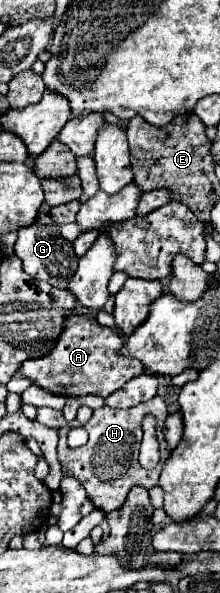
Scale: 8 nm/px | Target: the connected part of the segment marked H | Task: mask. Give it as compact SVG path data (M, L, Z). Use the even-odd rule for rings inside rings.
M155 396L153 400L133 406L129 410L115 410L109 406L97 408L91 416L91 420L83 426L89 432L89 442L87 446L75 448L71 450L67 446L67 430L71 428L71 424L67 424L67 420L63 418L61 410L53 410L53 408L39 408L37 412L37 422L51 426L51 428L59 428L59 460L63 466L63 472L77 478L81 482L81 486L87 490L89 500L103 512L111 512L111 510L119 510L125 504L125 498L129 494L129 490L133 486L141 486L141 488L153 488L159 480L159 472L163 468L163 464L167 462L169 456L169 446L165 442L165 436L161 432L161 426L167 418L167 408L165 402ZM147 412L153 412L153 416L157 418L157 440L161 446L161 460L153 470L145 470L141 468L137 456L139 456L139 446L141 446L141 420Z

